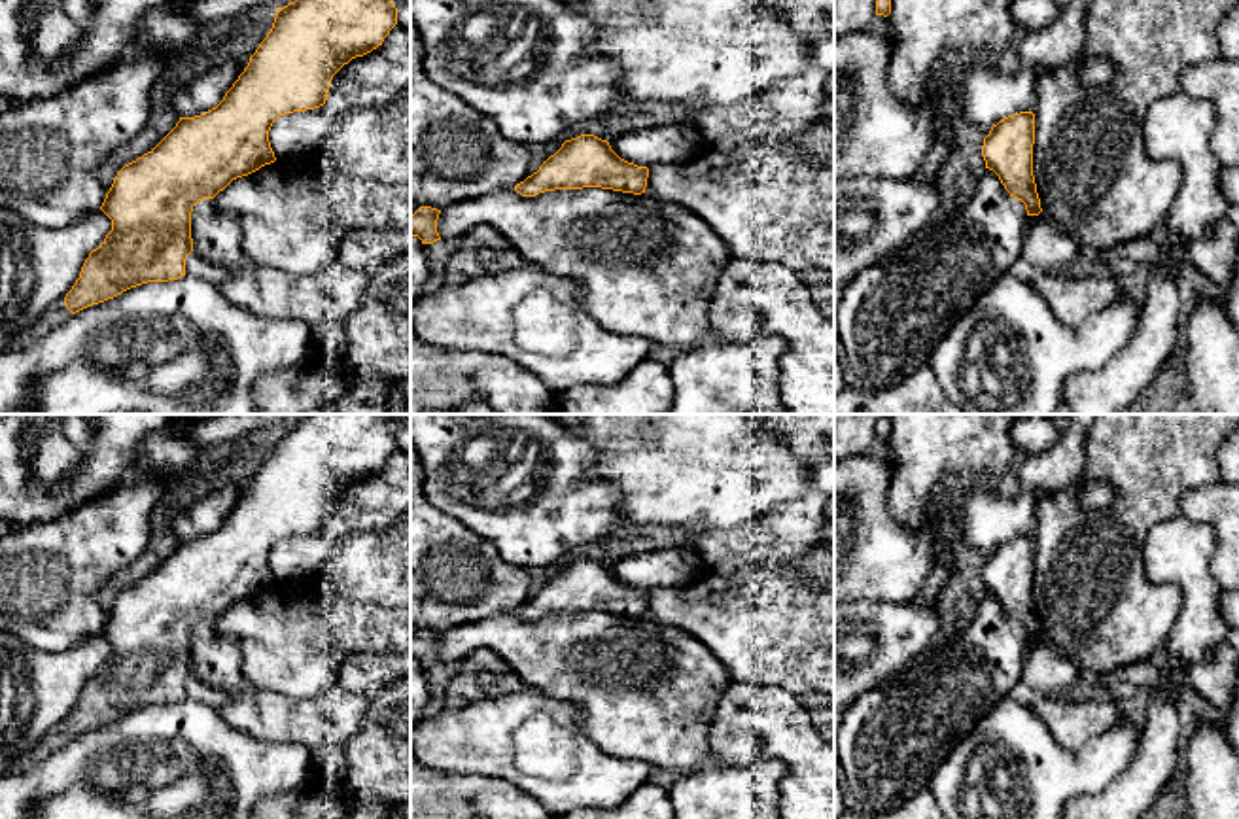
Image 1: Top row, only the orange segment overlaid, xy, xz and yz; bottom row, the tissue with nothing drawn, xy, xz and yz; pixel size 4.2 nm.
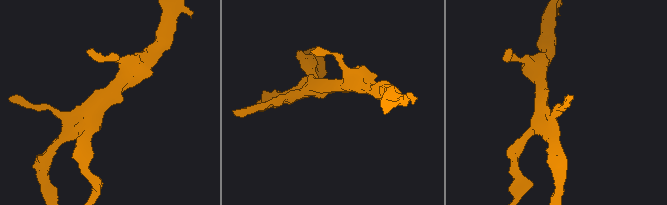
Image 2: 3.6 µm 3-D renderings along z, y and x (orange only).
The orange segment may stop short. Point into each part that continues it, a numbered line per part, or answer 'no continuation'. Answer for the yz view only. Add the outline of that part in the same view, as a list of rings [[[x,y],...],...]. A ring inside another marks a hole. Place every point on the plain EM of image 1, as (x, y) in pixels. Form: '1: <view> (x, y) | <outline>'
no continuation

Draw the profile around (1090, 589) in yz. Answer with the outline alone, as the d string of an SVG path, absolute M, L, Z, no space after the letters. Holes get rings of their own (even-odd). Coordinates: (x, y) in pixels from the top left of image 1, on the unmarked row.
M1099 414L1086 441L1086 465L1069 490L1042 492L1035 505L1033 600L1042 636L1069 654L1084 683L1152 660L1180 613L1182 594L1175 584L1154 584L1144 571L1144 543L1150 530L1180 516L1180 496L1194 488L1222 482L1218 448L1239 426L1239 414ZM1107 482L1116 497L1105 509L1086 511L1078 505L1082 488Z

